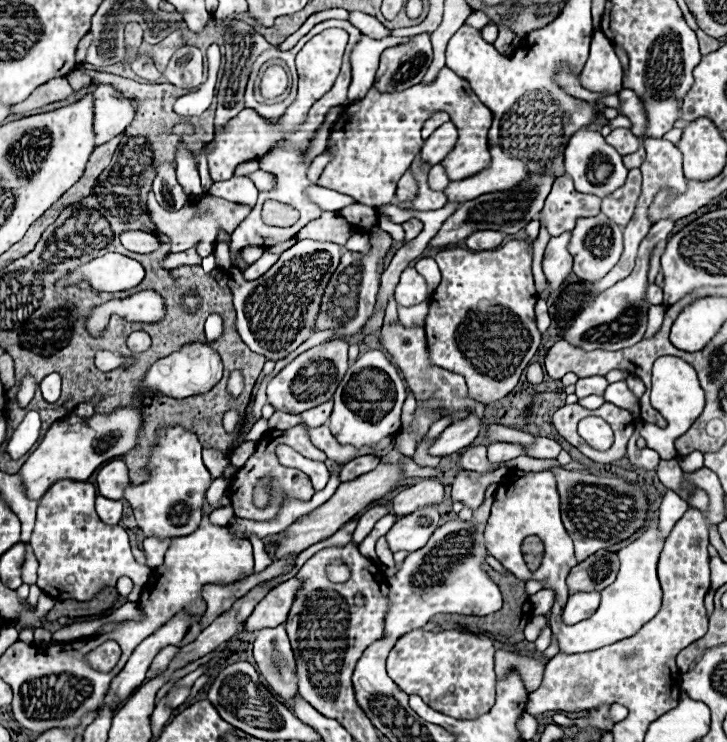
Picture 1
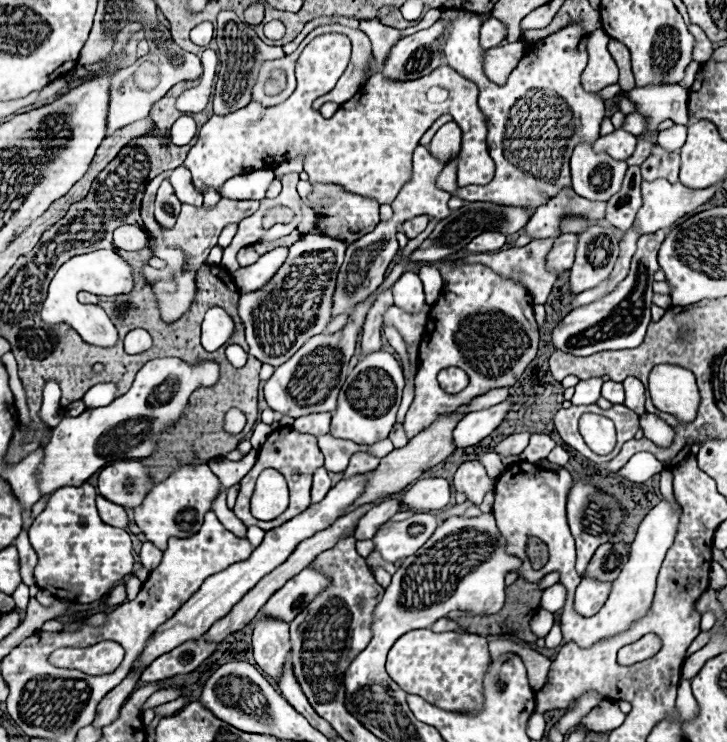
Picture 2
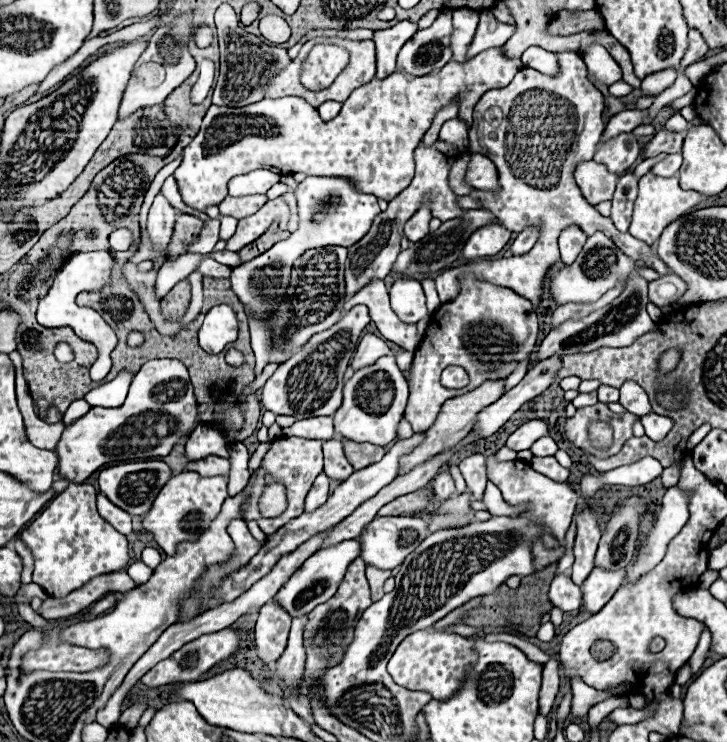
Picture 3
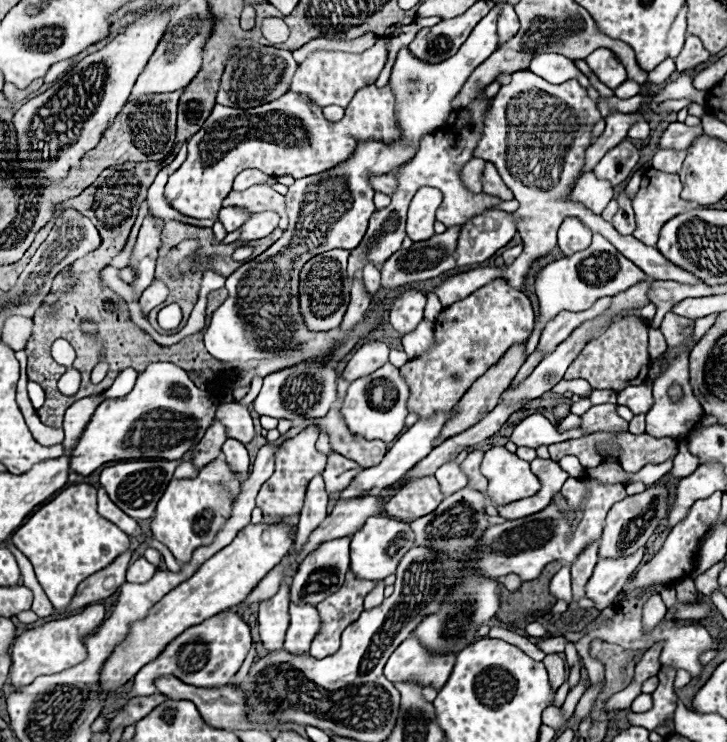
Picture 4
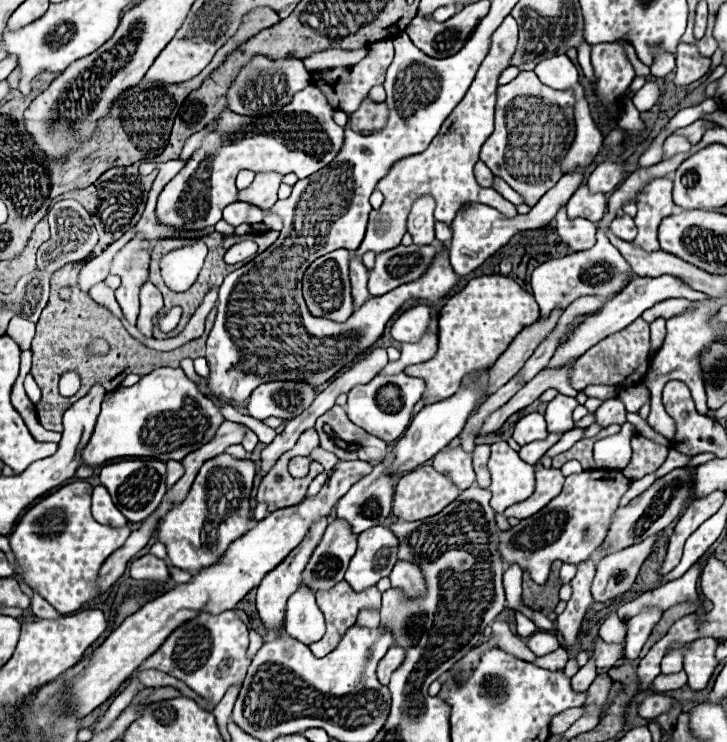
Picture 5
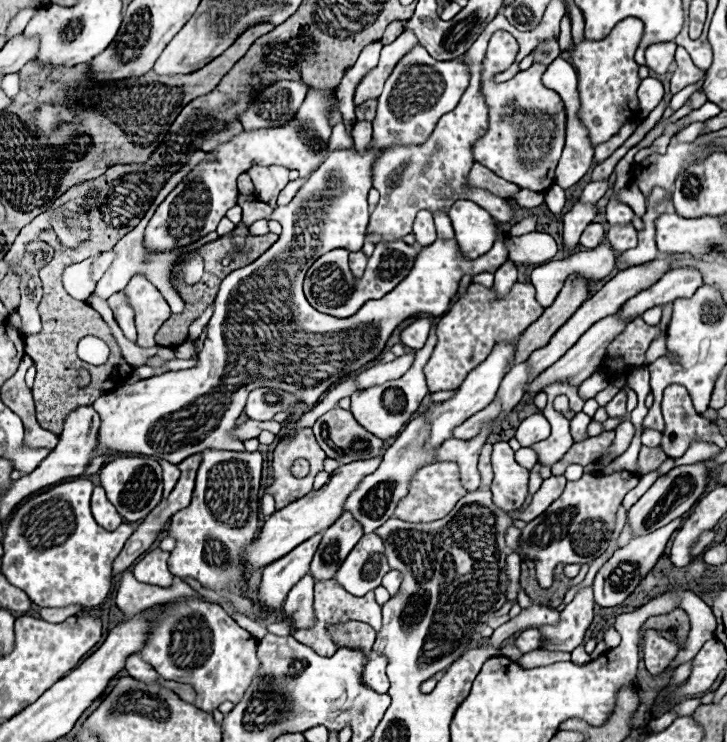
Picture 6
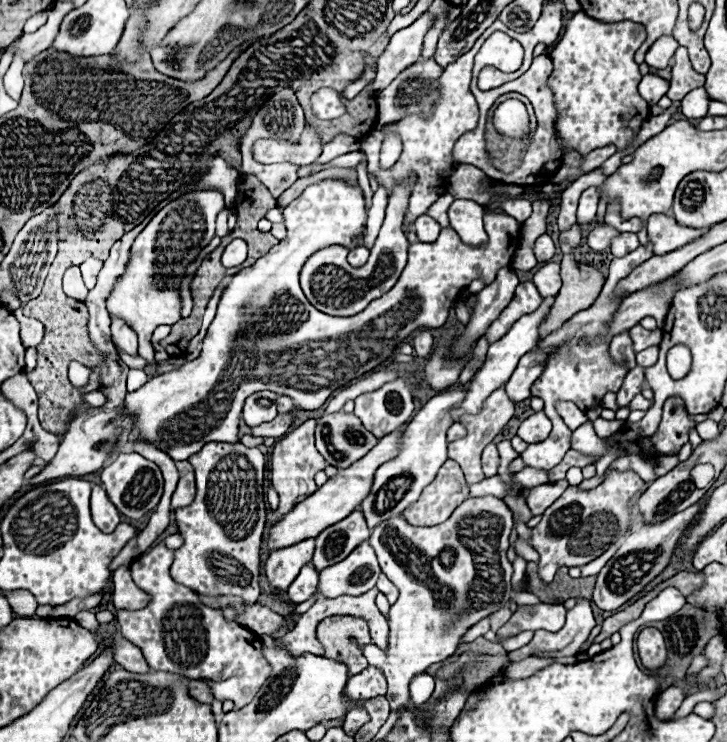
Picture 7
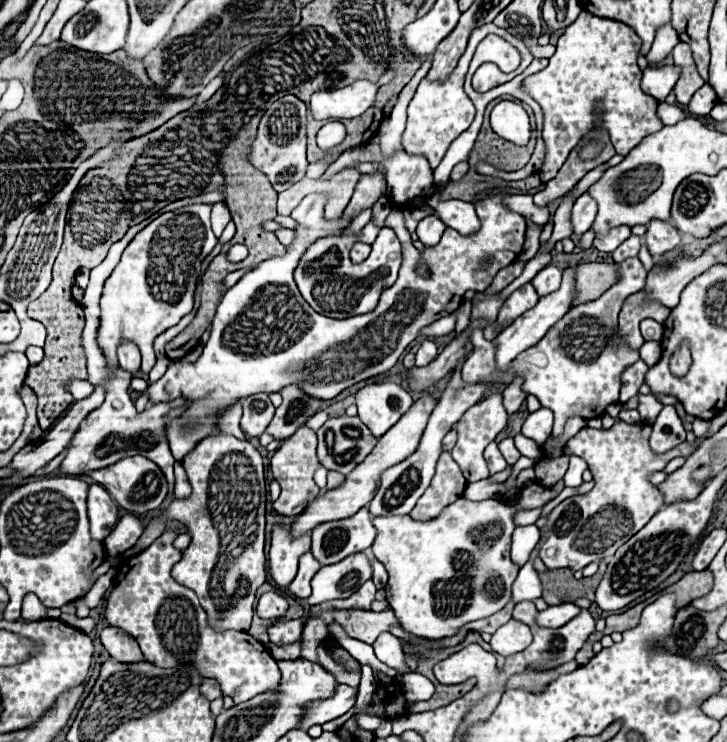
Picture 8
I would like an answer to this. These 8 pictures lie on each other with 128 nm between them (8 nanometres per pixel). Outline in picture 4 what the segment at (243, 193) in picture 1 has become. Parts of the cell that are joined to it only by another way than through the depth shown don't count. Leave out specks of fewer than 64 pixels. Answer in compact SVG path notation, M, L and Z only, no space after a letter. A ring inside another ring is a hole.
M248 168L248 170L242 170L242 172L236 176L236 180L234 180L234 190L240 192L240 190L244 190L244 188L250 188L252 184L262 184L262 182L274 184L276 178L272 178L272 176L264 174L264 172L260 172L260 170Z

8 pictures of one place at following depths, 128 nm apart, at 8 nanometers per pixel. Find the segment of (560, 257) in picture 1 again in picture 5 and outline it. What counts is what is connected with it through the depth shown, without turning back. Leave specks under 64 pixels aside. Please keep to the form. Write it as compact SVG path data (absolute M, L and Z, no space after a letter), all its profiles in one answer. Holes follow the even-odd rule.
M562 206L554 218L558 222L556 230L562 238L562 242L566 242L568 246L572 246L574 252L578 250L588 250L596 244L596 224L584 218L576 218L576 220L568 220L566 216L566 207Z

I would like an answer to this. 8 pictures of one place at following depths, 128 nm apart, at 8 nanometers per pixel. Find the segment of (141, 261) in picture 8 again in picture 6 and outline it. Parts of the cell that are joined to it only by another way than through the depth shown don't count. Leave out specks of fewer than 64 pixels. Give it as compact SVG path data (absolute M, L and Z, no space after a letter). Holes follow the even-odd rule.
M308 92L304 104L300 106L298 114L294 120L290 120L286 126L280 128L260 128L256 132L242 132L240 136L232 138L230 142L218 146L214 152L210 152L210 156L214 156L212 162L200 162L170 194L168 198L158 206L158 210L154 212L154 216L150 218L146 232L144 232L144 248L148 252L172 252L176 248L184 248L192 242L196 242L198 238L210 234L216 230L218 222L224 218L224 214L228 212L228 208L236 206L236 178L246 172L248 168L252 168L254 164L258 166L286 166L290 170L298 170L300 176L308 176L316 166L320 166L326 156L328 156L328 138L332 132L332 126L328 124L328 112L332 108L334 98L322 94L322 92ZM136 274L124 288L128 304L132 304L134 320L138 328L138 344L152 348L158 328L170 318L170 306L160 290L148 282L146 276Z

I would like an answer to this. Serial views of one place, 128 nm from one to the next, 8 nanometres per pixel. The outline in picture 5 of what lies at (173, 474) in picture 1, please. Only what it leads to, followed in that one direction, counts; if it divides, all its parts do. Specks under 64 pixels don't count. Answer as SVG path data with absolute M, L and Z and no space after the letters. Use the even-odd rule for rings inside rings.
M218 454L210 460L204 462L202 470L198 472L192 490L188 492L186 500L178 506L174 506L158 526L158 540L166 544L168 548L168 558L172 566L186 570L186 572L200 572L204 568L210 568L220 562L220 558L226 554L228 546L244 536L250 530L252 522L252 504L250 504L250 492L254 486L254 476L256 476L256 464L248 458L240 460L230 454Z

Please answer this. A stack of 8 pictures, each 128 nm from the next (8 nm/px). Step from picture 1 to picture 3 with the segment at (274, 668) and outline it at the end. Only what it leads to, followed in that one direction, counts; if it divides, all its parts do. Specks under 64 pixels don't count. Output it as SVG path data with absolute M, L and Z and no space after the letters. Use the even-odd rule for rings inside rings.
M268 602L260 608L256 622L256 648L264 664L272 666L284 652L292 616L278 604Z

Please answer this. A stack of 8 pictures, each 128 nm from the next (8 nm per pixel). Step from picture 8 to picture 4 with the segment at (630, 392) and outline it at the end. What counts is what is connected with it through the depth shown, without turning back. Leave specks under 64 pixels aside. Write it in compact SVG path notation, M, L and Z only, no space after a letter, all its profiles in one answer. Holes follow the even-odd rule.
M600 404L592 406L584 416L582 416L582 428L592 434L592 432L616 432L616 430L628 430L628 422L622 420L616 412L616 404Z

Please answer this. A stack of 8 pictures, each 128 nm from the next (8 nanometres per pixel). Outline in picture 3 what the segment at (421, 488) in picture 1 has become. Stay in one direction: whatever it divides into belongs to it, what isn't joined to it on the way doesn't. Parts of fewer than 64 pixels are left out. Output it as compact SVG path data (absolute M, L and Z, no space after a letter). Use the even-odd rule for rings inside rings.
M440 472L430 484L432 484L432 490L434 490L436 498L440 498L440 500L446 500L448 496L452 496L456 492L454 478L450 476L450 472Z

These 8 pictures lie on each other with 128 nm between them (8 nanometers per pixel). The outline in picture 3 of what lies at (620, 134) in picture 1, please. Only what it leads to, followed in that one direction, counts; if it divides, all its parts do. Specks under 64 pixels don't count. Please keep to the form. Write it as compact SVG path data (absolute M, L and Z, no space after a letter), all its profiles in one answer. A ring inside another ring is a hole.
M624 134L616 136L616 140L608 140L608 144L600 144L594 154L594 160L604 164L608 172L622 176L632 168L638 154L640 154L640 144L636 136Z

